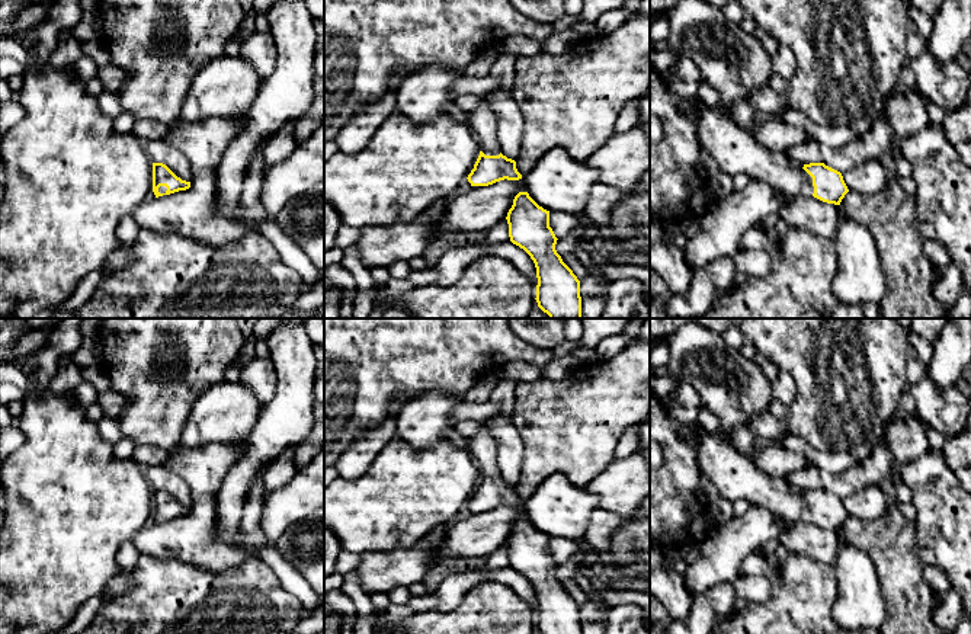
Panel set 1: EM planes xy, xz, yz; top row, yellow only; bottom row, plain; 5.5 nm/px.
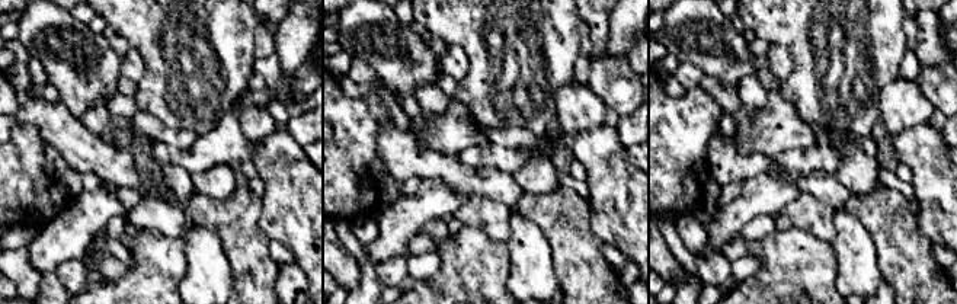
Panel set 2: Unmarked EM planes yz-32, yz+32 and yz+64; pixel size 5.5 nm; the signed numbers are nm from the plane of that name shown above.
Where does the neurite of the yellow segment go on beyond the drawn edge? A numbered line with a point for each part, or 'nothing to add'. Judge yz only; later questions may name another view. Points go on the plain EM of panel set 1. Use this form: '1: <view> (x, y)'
1: yz (734, 476)

